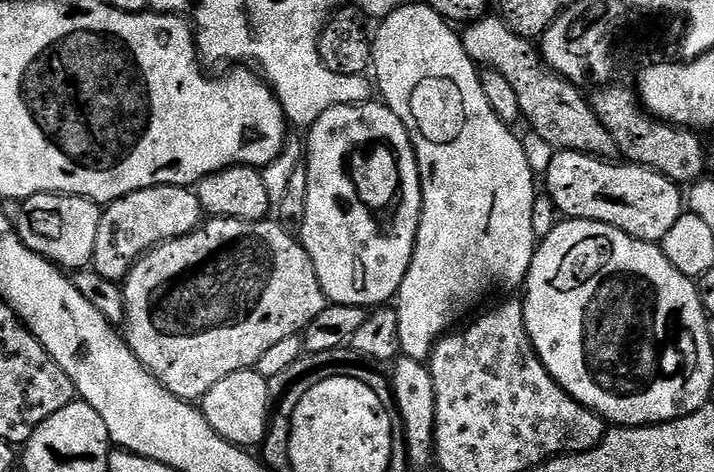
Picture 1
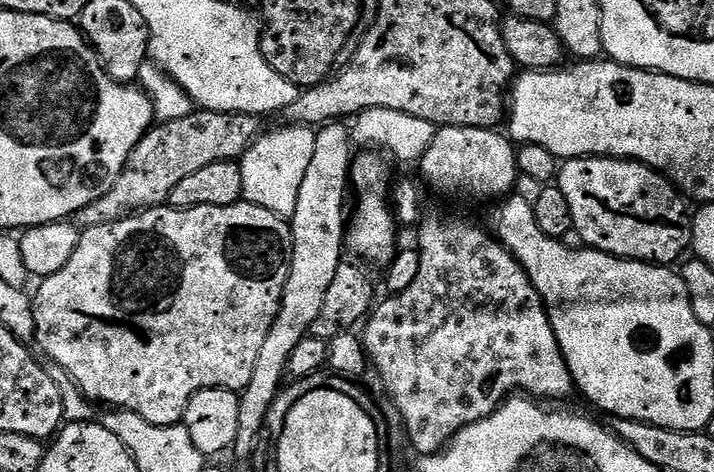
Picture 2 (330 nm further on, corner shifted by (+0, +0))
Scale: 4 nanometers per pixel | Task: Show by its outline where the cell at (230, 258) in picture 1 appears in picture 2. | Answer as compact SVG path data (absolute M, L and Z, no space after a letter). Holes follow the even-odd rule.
M247 202L239 204L231 204L230 206L194 206L193 208L174 208L171 206L161 206L159 208L149 208L141 210L131 216L124 217L123 220L116 220L113 224L93 224L90 228L85 228L80 233L80 241L74 250L74 254L70 254L70 262L66 262L66 266L62 266L62 270L58 270L58 274L43 277L39 281L40 289L34 292L32 301L32 309L34 310L34 322L36 323L36 339L35 343L40 344L40 348L46 354L47 359L58 362L58 366L62 366L62 370L66 370L76 380L76 385L80 387L80 391L93 402L99 402L104 406L111 406L116 410L125 412L133 412L142 418L146 418L146 422L154 422L154 426L170 426L171 424L179 424L184 419L184 411L190 402L190 398L194 398L194 394L198 394L198 390L206 390L207 388L228 388L234 393L241 393L244 387L250 382L250 378L254 378L254 362L258 362L258 354L262 350L262 342L266 342L266 334L270 334L270 326L274 326L274 318L278 318L278 310L282 302L282 294L286 286L286 278L290 274L290 262L292 261L292 226L285 217L274 214L270 210L266 210L262 206L254 206Z

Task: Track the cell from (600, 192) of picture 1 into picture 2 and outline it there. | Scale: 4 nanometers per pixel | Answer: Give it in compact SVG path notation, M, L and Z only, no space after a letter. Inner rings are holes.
M611 156L565 160L558 168L558 186L566 194L574 217L575 235L580 235L587 247L624 260L665 266L675 265L675 260L679 261L685 255L683 252L689 251L692 216L685 197L667 176L637 160L617 160Z

